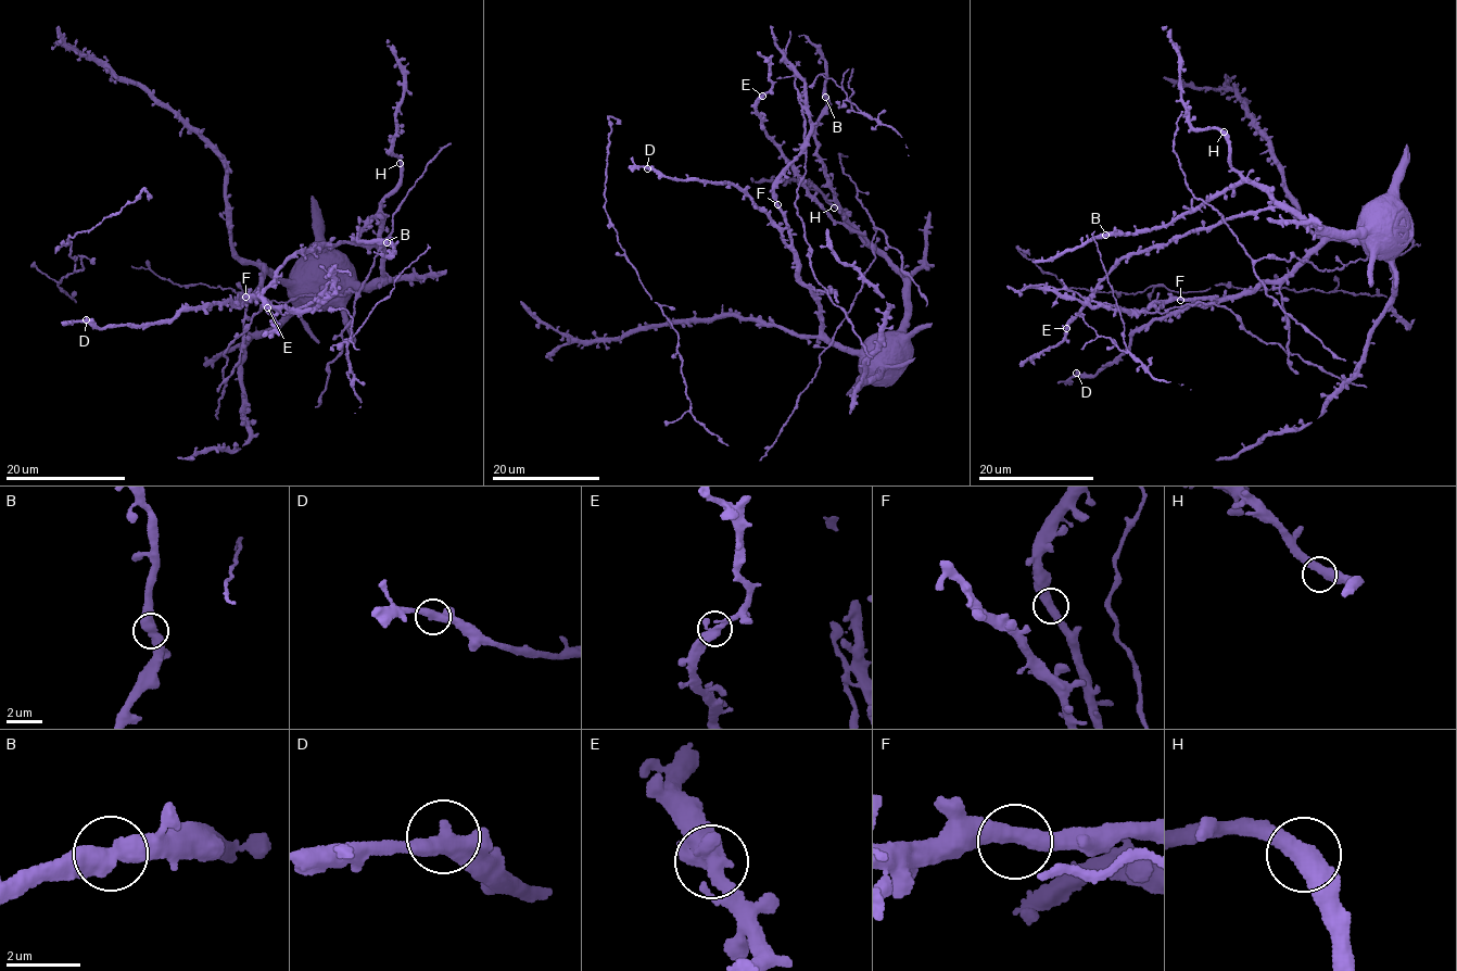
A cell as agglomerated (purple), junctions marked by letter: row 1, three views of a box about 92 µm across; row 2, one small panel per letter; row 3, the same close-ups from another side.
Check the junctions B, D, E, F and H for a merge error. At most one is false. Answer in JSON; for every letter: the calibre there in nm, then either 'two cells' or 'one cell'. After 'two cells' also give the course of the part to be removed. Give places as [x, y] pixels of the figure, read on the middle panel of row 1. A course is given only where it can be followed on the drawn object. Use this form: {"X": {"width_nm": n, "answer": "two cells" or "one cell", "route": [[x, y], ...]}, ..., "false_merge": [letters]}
{"B": {"width_nm": 550, "answer": "one cell"}, "D": {"width_nm": 460, "answer": "one cell"}, "E": {"width_nm": 480, "answer": "one cell"}, "F": {"width_nm": 440, "answer": "one cell"}, "H": {"width_nm": 480, "answer": "one cell"}, "false_merge": []}

